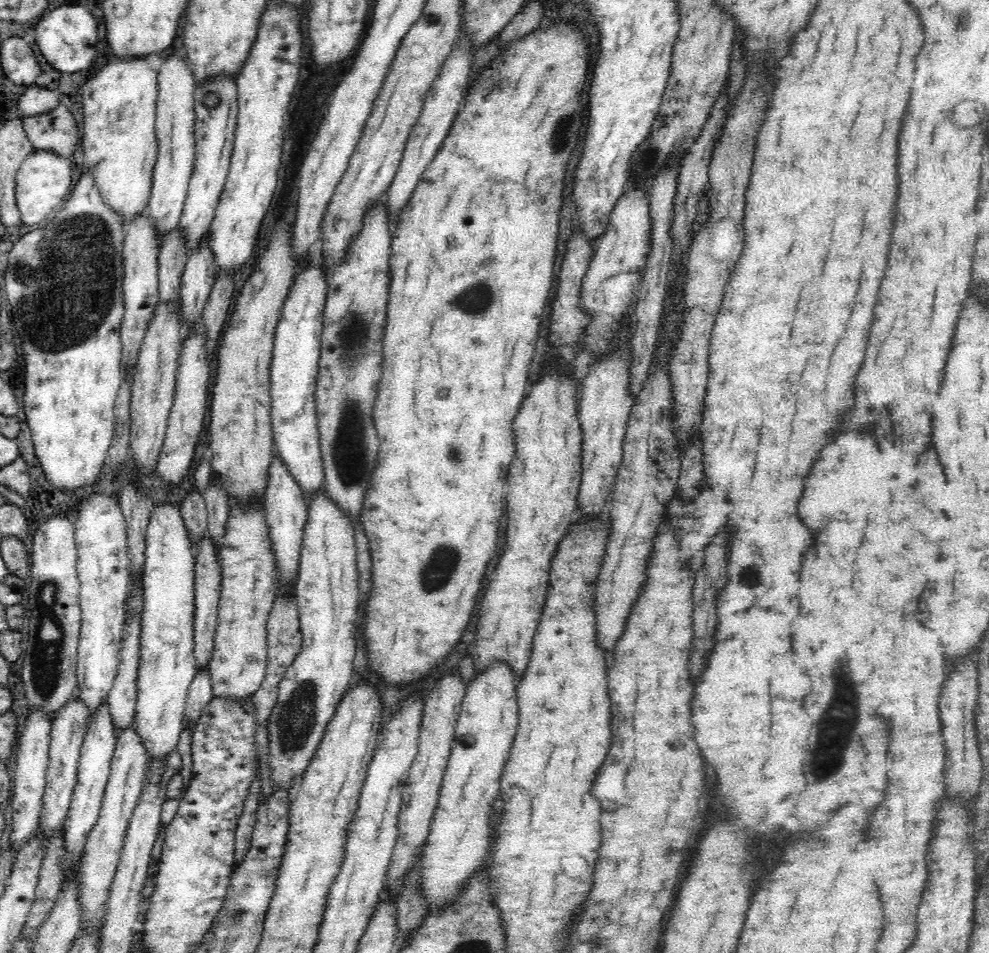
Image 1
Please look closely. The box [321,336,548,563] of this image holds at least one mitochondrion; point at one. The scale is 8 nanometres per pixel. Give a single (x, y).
(350, 452)

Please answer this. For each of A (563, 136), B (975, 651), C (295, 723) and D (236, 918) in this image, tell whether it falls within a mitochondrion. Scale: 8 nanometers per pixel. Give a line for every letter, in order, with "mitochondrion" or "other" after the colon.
A: mitochondrion
B: other
C: mitochondrion
D: mitochondrion

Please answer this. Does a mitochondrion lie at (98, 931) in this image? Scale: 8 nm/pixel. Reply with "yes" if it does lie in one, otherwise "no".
no

